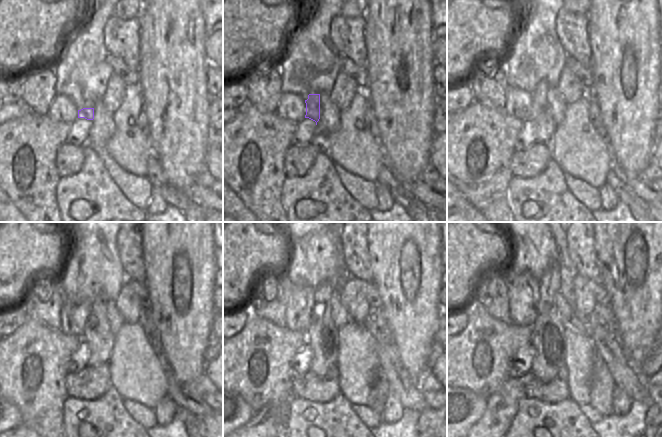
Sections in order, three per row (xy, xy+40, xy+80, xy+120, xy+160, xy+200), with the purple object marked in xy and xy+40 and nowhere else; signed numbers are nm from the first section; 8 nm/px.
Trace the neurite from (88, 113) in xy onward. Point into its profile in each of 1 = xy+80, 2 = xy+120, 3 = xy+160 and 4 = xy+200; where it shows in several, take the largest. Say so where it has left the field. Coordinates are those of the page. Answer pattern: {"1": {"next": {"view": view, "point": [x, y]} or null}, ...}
{"1": {"next": {"view": "xy+80", "point": [539, 111]}}, "2": {"next": {"view": "xy+120", "point": [97, 335]}}, "3": {"next": {"view": "xy+160", "point": [322, 334]}}, "4": {"next": {"view": "xy+200", "point": [547, 338]}}}

